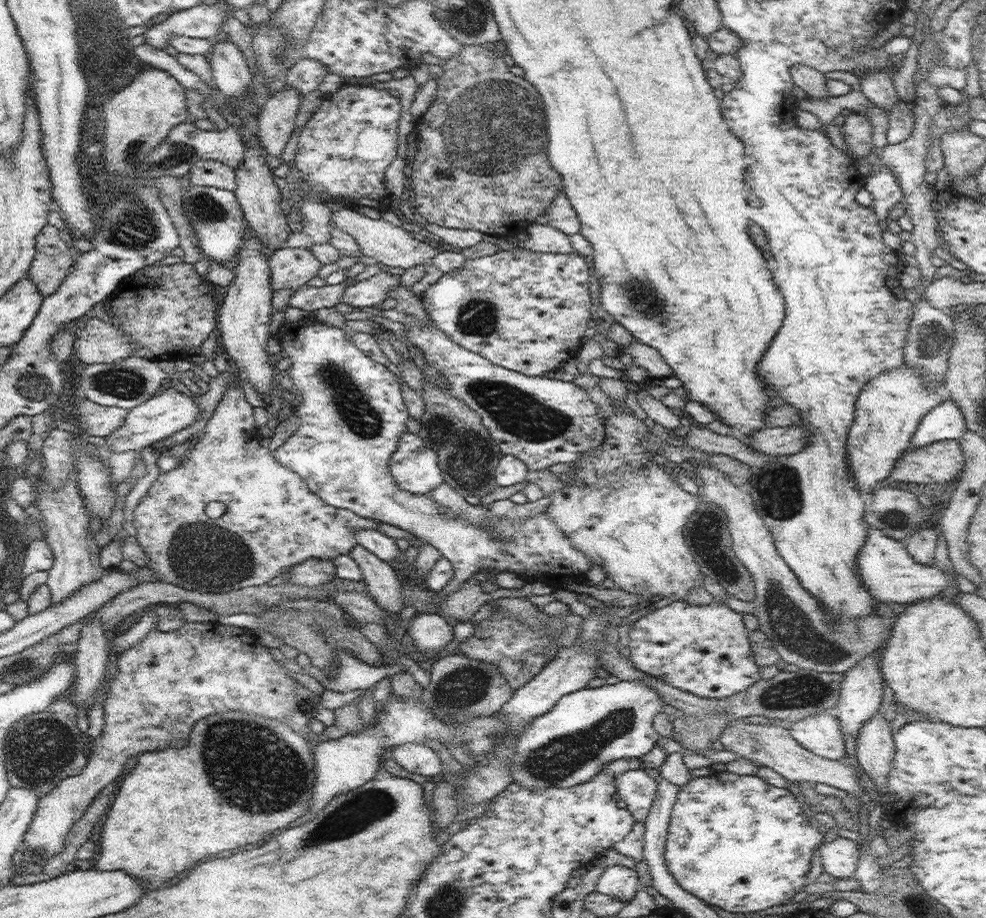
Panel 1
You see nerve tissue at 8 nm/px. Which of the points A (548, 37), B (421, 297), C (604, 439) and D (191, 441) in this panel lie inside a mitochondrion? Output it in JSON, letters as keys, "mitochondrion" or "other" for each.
{"A":"other","B":"other","C":"other","D":"other"}

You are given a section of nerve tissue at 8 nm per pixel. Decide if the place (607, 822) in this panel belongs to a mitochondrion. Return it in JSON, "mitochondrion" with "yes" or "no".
{"mitochondrion":"no"}

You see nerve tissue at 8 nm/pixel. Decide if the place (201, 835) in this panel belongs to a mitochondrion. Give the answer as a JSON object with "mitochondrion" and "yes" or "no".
{"mitochondrion":"no"}

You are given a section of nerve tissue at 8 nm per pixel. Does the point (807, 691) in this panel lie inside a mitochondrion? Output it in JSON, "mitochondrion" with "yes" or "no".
{"mitochondrion":"yes"}

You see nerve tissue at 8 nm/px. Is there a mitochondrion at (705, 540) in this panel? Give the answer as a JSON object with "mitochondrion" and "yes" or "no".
{"mitochondrion":"yes"}

